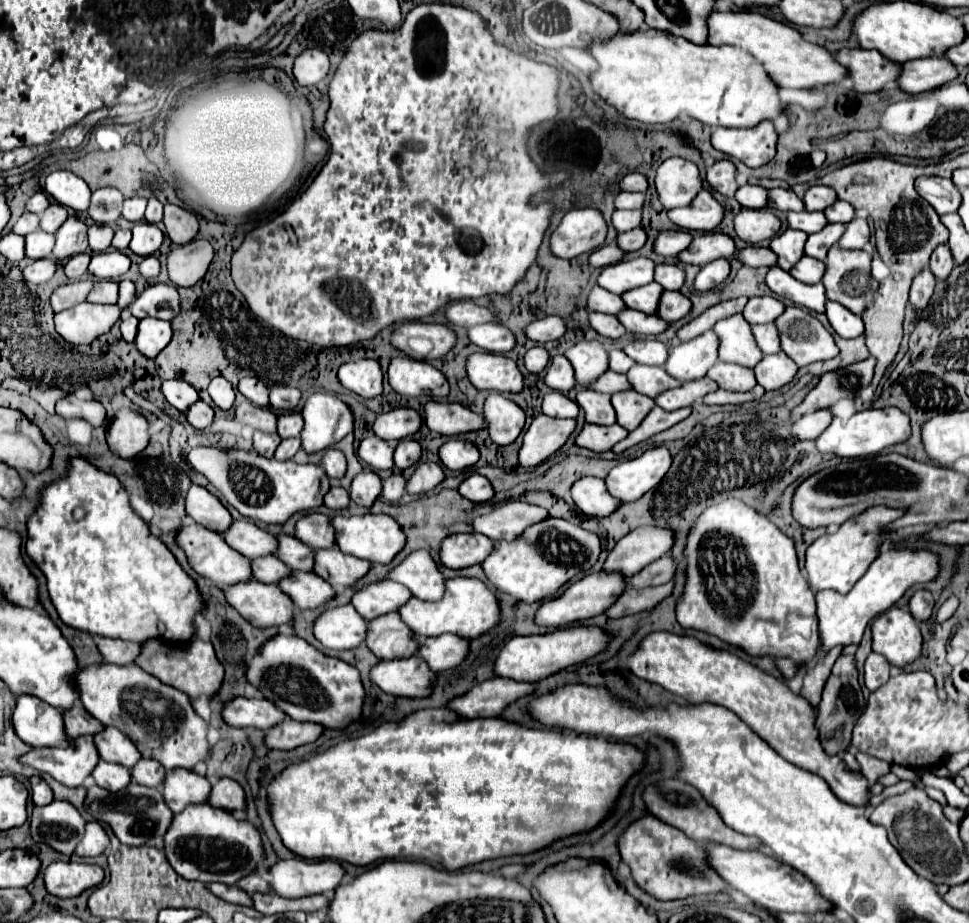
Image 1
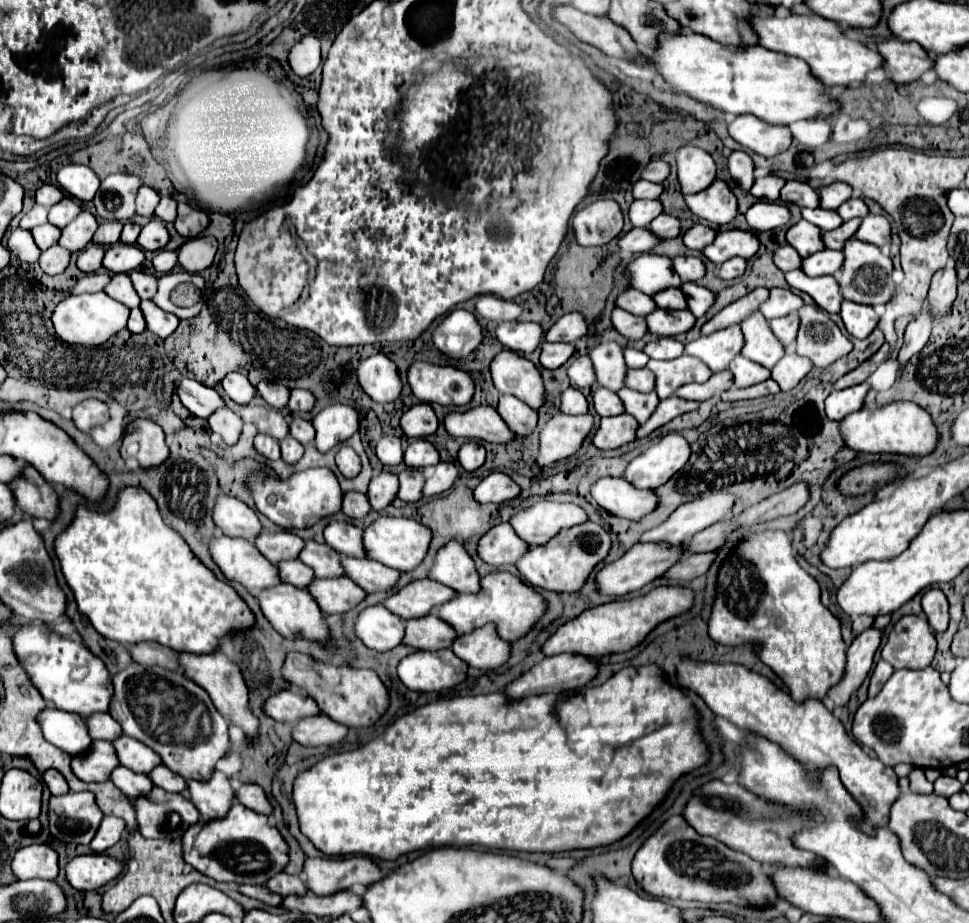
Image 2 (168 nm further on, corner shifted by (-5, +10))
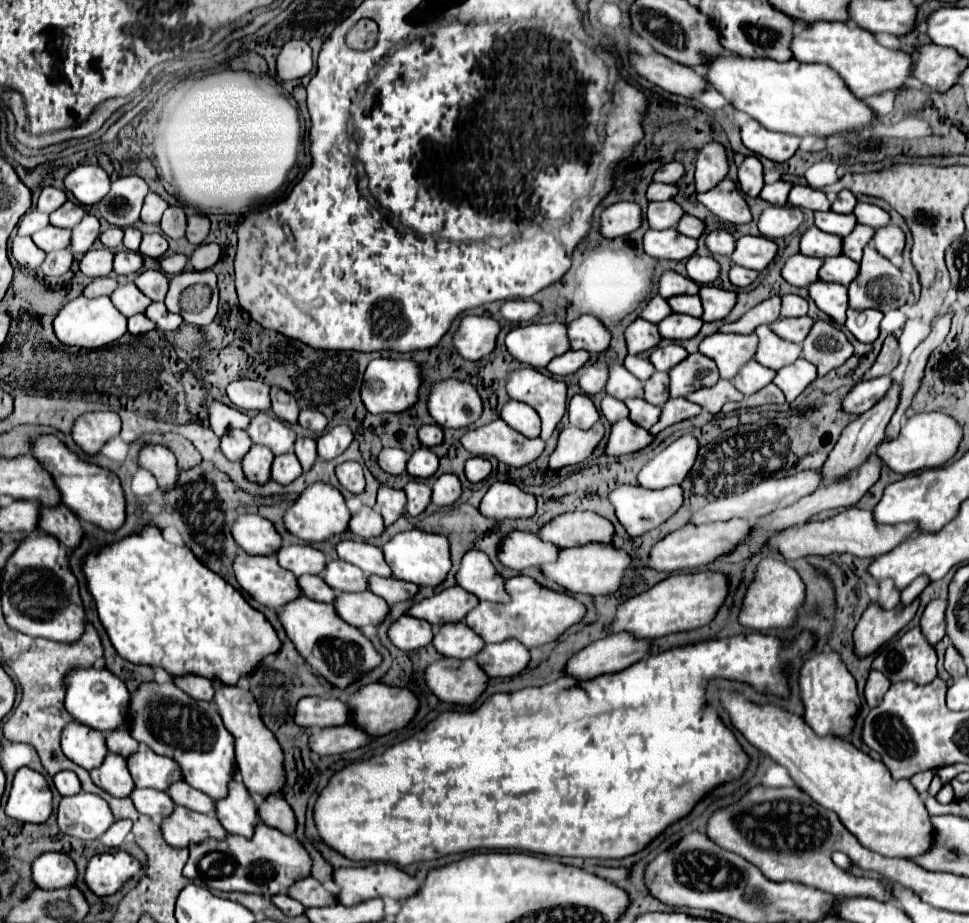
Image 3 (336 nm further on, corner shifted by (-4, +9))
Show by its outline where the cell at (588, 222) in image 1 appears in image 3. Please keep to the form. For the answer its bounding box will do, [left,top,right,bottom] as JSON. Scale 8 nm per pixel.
[600,202,642,238]

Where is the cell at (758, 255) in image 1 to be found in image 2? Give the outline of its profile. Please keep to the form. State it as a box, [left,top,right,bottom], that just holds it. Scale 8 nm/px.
[773,245,801,273]

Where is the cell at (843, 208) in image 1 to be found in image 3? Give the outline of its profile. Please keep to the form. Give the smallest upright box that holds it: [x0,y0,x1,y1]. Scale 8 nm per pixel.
[854,204,890,228]

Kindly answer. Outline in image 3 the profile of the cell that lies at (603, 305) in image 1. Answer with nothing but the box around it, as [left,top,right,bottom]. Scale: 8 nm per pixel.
[640,296,672,324]

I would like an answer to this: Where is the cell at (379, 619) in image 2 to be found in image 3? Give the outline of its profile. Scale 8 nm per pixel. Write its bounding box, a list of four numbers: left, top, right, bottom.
[388,616,434,650]

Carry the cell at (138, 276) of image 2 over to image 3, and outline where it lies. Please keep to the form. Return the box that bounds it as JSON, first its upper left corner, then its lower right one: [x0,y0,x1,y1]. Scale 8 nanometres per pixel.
[134,270,168,302]

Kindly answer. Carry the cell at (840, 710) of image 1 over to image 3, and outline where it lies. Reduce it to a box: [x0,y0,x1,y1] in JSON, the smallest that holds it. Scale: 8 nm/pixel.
[854,598,920,656]

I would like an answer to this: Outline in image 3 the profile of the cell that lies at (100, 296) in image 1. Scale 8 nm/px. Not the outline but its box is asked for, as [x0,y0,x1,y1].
[110,284,152,318]

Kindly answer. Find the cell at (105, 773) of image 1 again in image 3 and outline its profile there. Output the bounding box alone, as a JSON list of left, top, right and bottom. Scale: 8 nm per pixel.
[132,788,176,820]

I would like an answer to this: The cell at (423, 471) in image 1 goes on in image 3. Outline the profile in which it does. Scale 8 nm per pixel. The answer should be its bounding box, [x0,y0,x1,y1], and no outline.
[432,474,462,508]

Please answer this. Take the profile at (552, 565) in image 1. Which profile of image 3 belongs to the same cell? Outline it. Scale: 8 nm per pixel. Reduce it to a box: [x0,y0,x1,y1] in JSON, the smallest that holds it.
[542,544,630,596]

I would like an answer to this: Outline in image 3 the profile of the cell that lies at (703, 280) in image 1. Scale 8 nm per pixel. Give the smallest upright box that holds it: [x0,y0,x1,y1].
[730,266,760,288]

